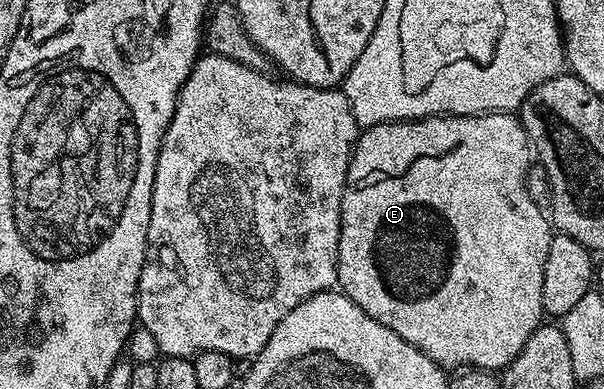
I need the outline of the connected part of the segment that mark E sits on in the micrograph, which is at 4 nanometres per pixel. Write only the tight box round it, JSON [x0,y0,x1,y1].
[336,111,554,373]

